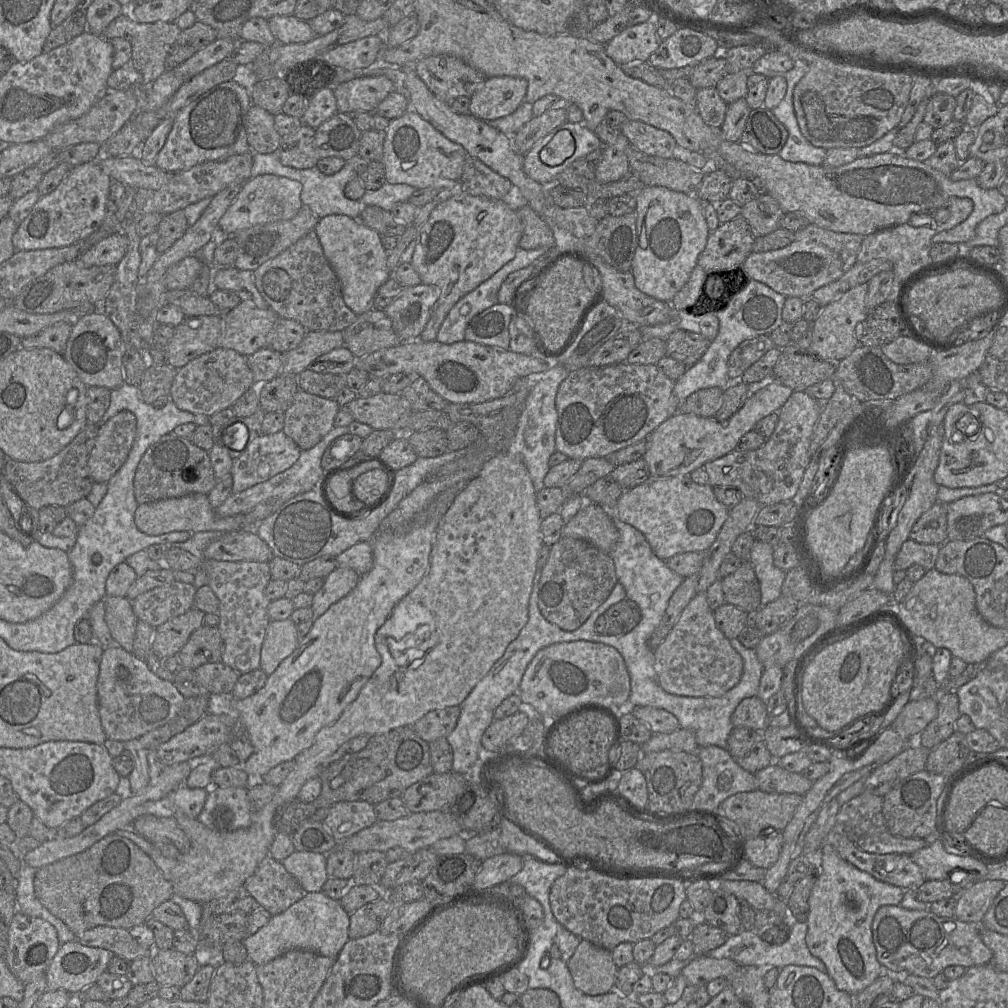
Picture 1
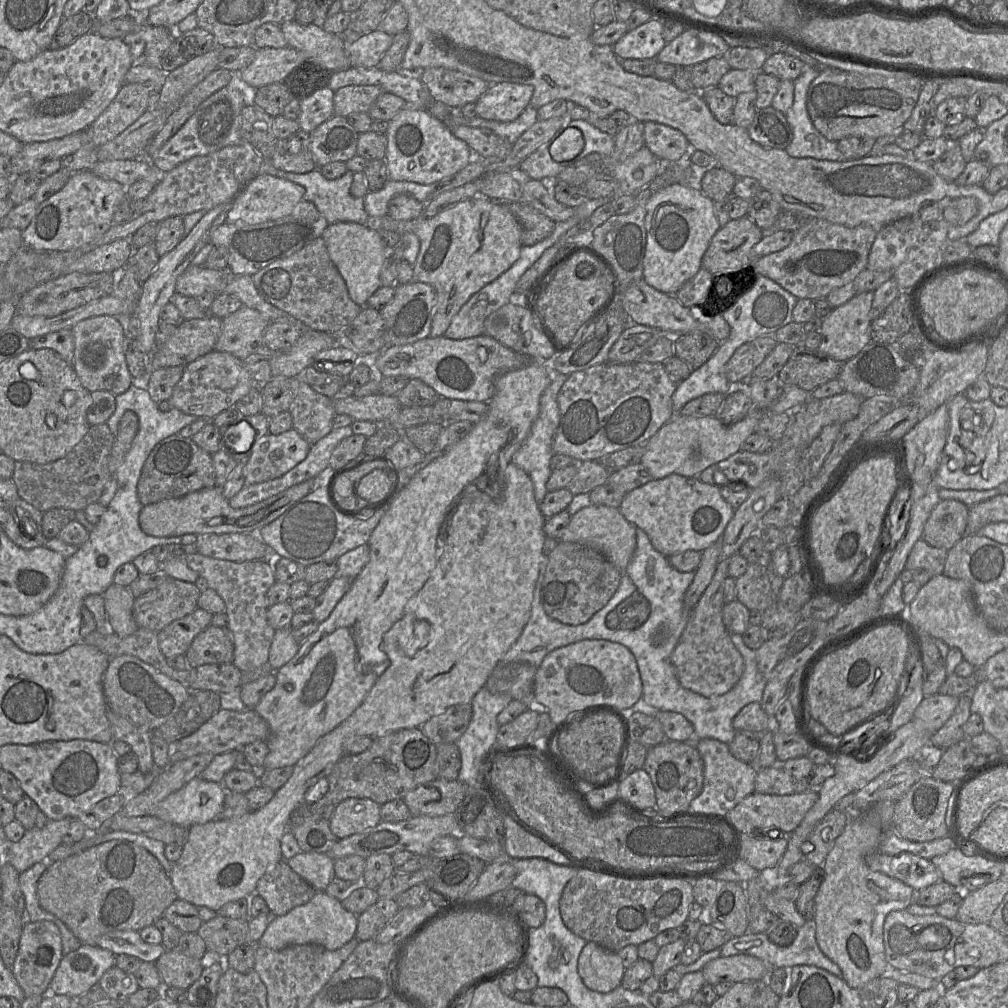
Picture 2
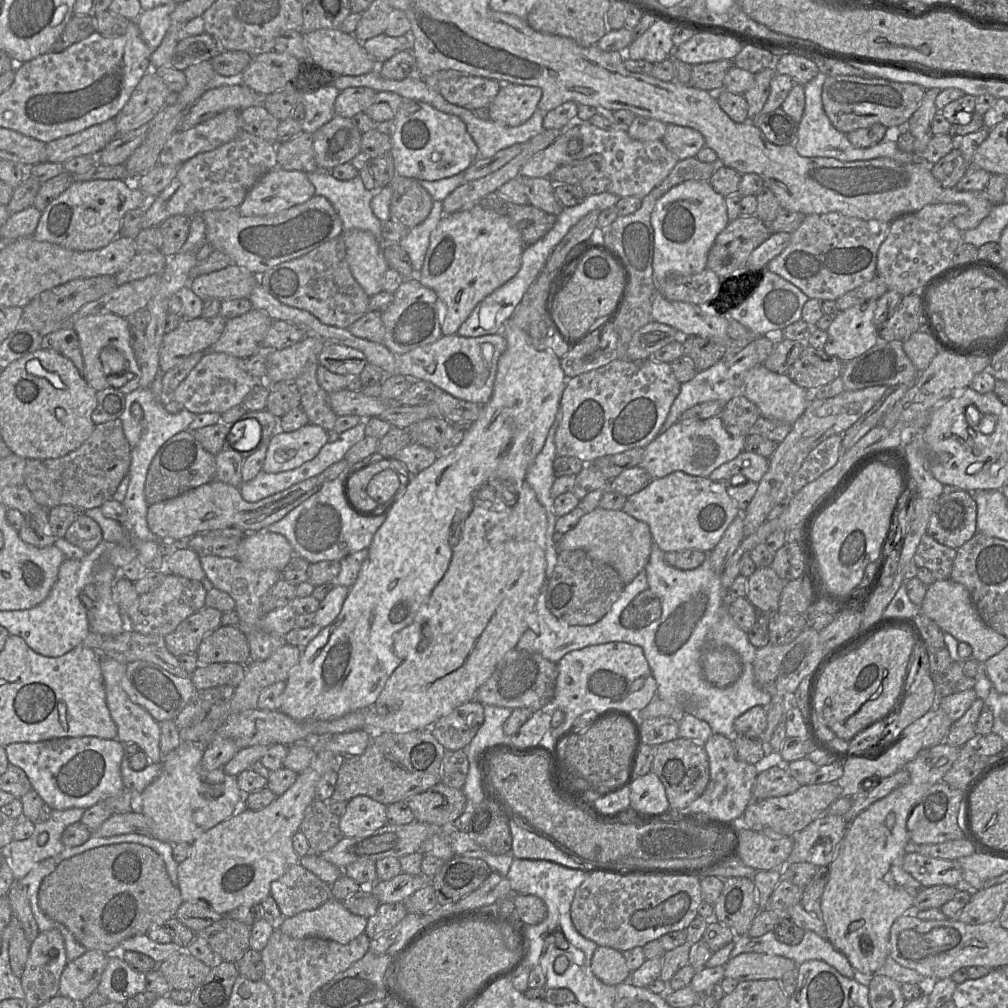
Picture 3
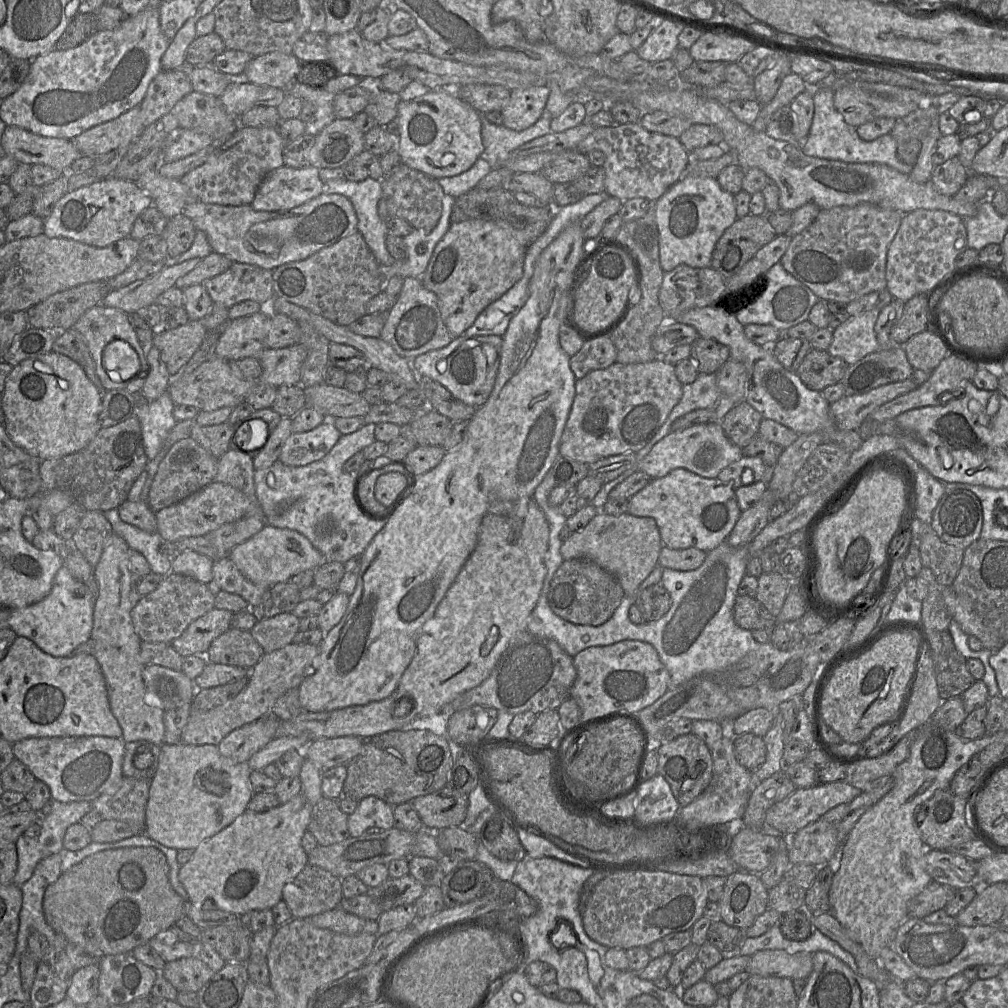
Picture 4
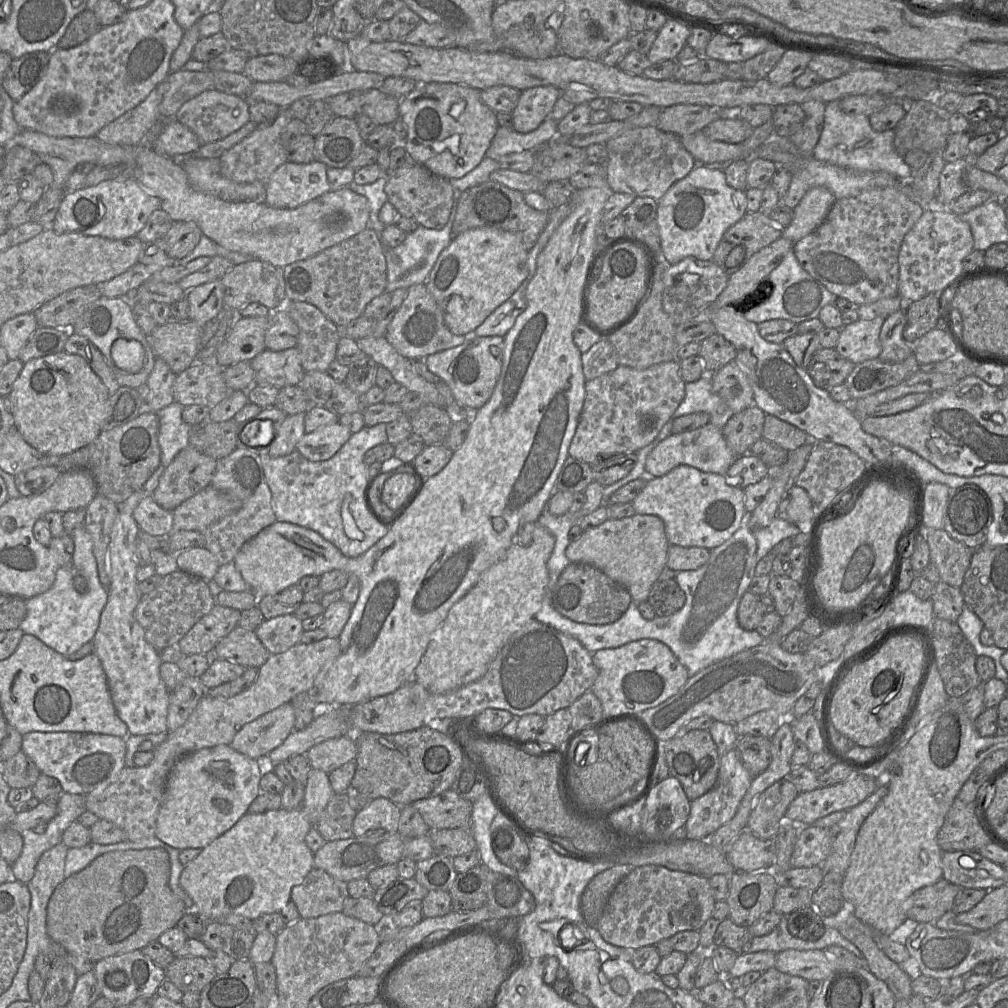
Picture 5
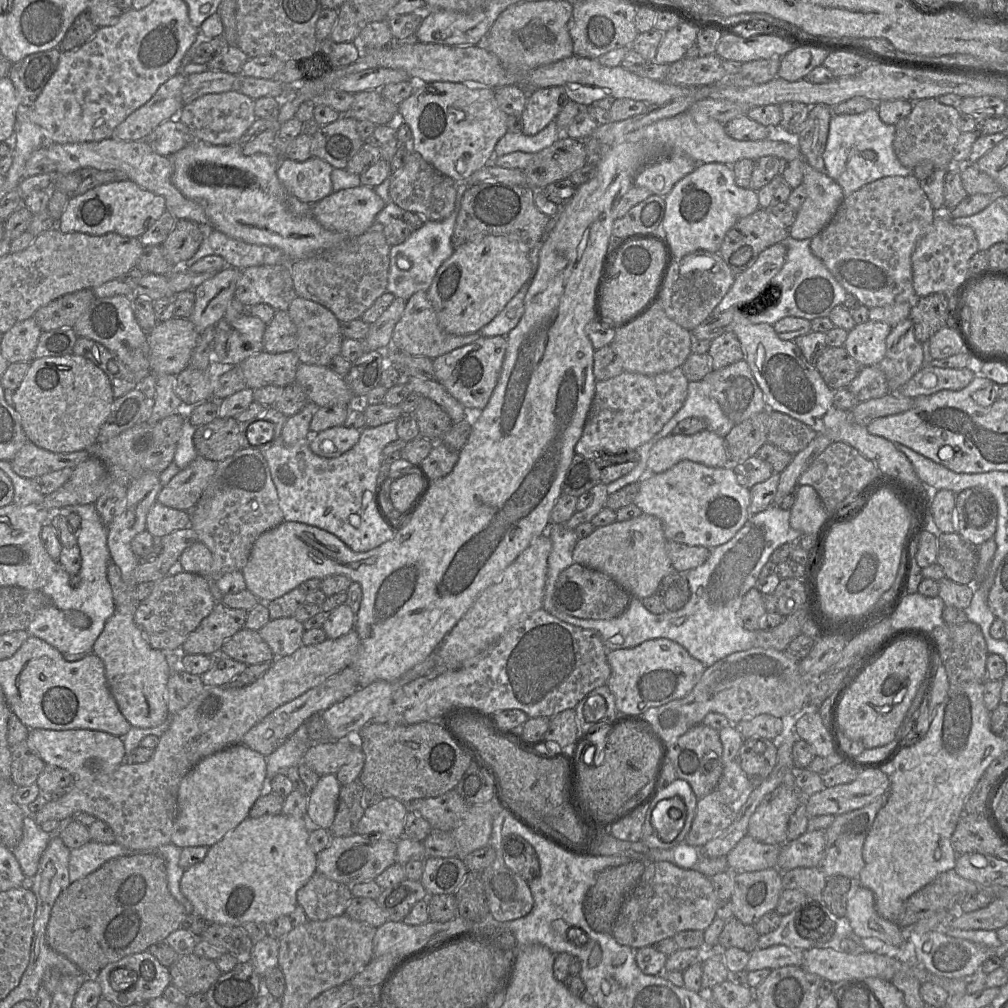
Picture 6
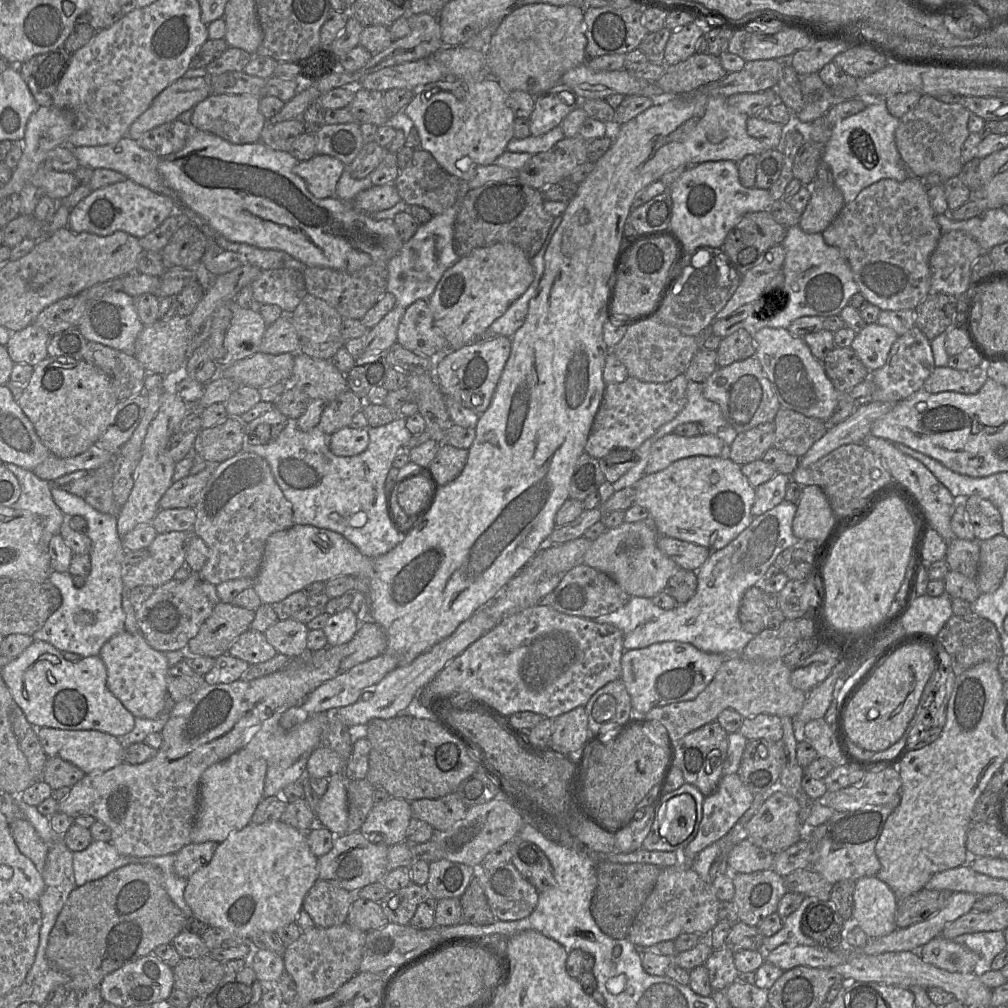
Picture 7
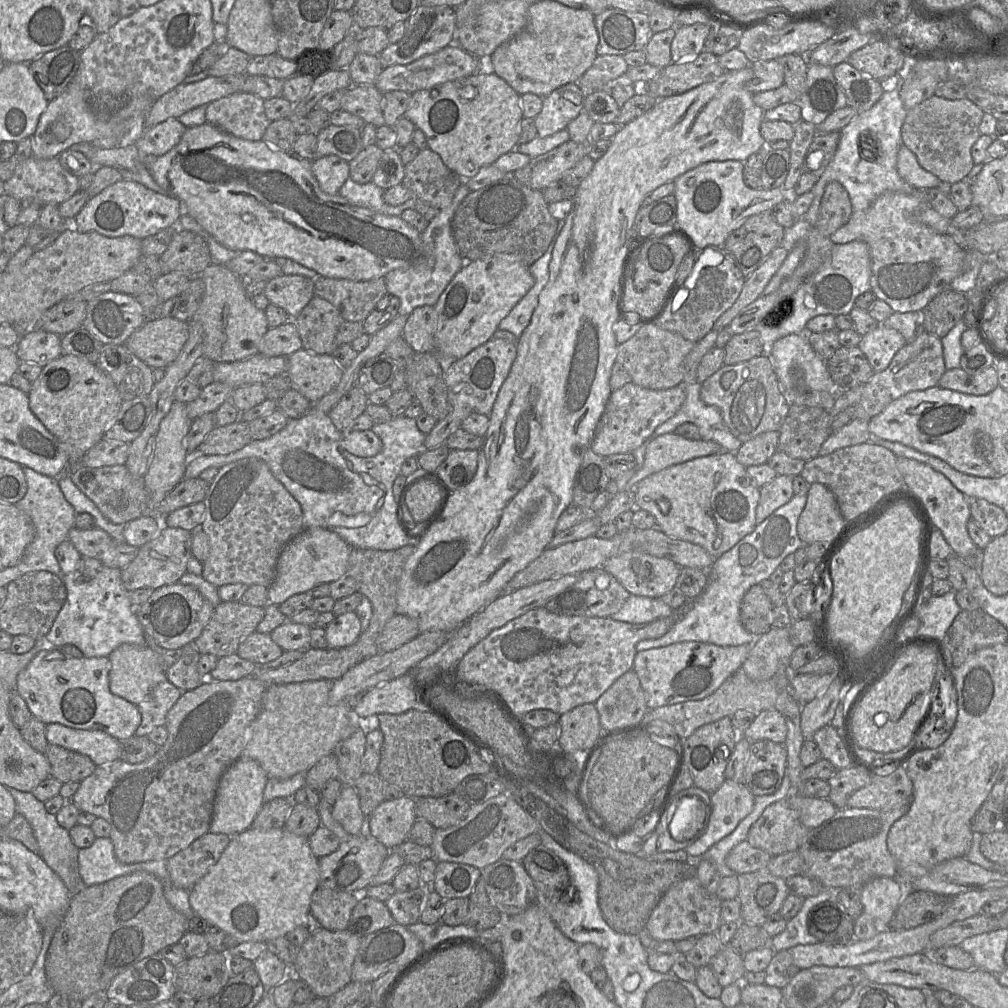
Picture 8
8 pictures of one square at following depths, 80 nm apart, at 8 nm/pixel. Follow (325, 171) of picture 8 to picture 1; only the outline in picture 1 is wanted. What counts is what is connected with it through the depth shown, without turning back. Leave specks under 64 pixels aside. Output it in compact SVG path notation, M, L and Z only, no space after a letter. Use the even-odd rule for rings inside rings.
M260 175L246 181L234 202L219 221L219 229L225 235L253 226L266 225L296 216L302 207L302 184L276 175Z

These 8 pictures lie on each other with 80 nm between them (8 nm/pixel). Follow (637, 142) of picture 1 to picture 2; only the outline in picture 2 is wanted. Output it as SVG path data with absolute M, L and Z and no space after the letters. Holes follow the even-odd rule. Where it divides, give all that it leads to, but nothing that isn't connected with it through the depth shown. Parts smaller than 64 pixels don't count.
M644 123L645 146L660 160L677 162L687 158L691 147L686 136L664 124Z

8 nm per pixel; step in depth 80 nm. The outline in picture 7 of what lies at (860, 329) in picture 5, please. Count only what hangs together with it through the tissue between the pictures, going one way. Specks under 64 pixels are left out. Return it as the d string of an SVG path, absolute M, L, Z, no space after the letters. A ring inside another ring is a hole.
M871 323L856 333L850 347L869 371L875 371L885 364L898 337L893 329Z

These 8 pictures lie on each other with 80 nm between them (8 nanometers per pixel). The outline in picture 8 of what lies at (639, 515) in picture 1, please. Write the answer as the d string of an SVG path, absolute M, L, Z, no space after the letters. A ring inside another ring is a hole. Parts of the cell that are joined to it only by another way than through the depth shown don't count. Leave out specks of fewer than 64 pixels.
M728 451L672 465L637 484L634 489L635 508L650 512L657 521L657 528L665 535L699 545L712 558L717 559L751 533L757 525L755 510L760 492L758 487L752 485L752 479L745 468L737 461L735 453Z

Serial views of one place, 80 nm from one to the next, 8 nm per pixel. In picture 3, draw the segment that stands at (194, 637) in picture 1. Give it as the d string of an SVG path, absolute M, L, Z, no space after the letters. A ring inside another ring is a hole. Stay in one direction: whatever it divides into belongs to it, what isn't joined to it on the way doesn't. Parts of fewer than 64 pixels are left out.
M220 626L203 638L195 655L200 664L247 664L250 648L246 636L239 628Z

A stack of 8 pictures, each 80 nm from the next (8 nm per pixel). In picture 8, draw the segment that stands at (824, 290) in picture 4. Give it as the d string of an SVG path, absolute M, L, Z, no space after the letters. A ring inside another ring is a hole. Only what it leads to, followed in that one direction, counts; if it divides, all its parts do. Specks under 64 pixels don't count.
M886 192L869 208L853 212L849 221L829 238L836 244L864 241L871 259L870 290L894 312L921 311L965 270L968 249L950 235L940 234L919 220L922 199L916 195Z

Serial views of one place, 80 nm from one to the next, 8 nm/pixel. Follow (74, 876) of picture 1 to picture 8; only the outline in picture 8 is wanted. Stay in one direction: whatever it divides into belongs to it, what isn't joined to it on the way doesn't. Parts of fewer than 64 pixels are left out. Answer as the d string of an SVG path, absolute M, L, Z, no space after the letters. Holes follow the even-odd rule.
M136 871L128 875L119 876L101 884L85 887L82 891L72 895L67 911L61 924L54 932L46 957L46 975L55 993L66 996L71 1002L82 1002L92 994L105 992L112 980L137 962L158 954L163 948L179 943L182 936L189 931L189 919L177 911L166 899L162 882L153 874L146 871Z

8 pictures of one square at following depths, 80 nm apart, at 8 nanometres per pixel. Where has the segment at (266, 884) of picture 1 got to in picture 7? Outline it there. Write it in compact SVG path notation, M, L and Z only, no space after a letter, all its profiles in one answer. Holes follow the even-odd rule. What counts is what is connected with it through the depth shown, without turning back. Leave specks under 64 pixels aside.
M318 879L303 900L304 909L316 926L328 928L346 923L355 893Z

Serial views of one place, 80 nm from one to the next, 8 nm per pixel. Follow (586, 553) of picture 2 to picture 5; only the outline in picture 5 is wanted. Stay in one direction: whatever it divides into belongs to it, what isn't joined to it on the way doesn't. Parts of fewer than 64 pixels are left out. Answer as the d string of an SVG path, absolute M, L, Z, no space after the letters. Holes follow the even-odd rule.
M569 563L559 575L552 591L554 609L578 623L593 625L613 623L625 613L631 602L631 595L625 587L586 563Z

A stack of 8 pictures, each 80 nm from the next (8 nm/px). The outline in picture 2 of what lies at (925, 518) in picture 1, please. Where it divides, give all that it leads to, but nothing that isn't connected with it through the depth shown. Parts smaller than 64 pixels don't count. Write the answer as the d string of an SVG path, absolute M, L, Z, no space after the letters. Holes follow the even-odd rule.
M940 500L927 519L921 539L949 550L966 535L969 506L957 500Z

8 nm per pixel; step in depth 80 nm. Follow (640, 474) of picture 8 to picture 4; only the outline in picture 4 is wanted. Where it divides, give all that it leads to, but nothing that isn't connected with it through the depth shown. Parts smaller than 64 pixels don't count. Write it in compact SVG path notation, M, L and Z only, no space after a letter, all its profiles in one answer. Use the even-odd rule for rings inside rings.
M712 421L670 431L645 456L639 470L652 478L664 477L676 468L684 468L704 478L717 478L722 469L739 460L742 455L742 449L729 440L721 423Z

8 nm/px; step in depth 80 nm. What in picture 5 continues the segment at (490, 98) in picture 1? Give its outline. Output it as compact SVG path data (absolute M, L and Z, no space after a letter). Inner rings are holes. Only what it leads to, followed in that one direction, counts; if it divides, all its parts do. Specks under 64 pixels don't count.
M538 86L520 92L518 103L511 112L513 127L519 133L529 133L537 129L553 110L561 96L554 86Z

